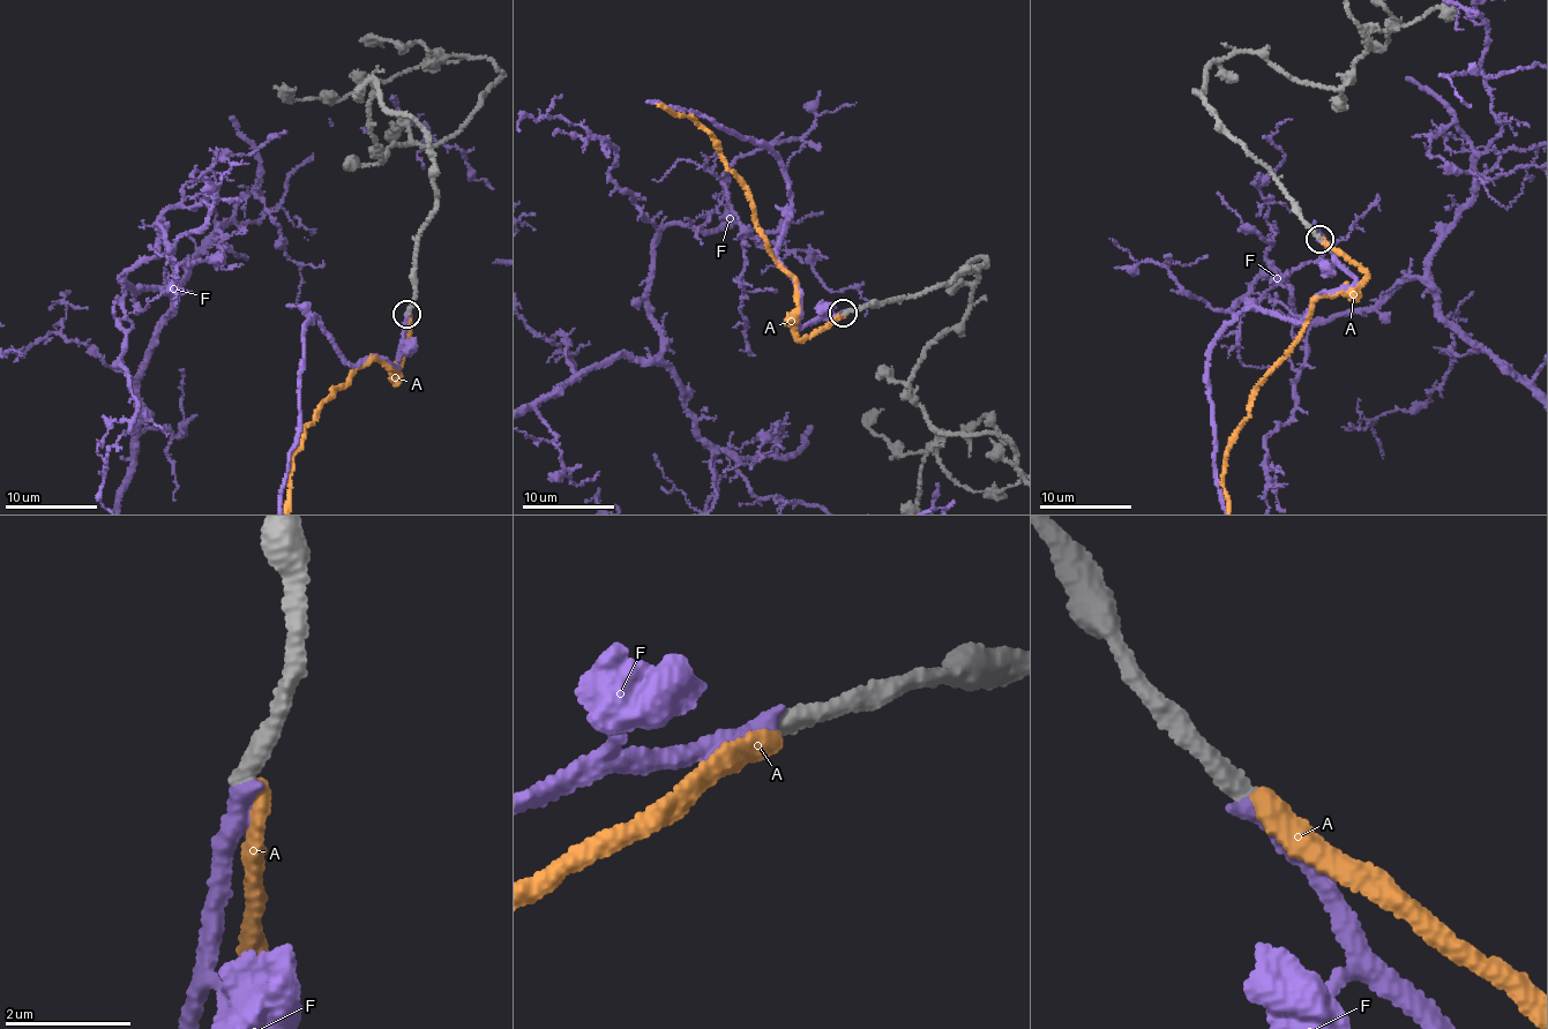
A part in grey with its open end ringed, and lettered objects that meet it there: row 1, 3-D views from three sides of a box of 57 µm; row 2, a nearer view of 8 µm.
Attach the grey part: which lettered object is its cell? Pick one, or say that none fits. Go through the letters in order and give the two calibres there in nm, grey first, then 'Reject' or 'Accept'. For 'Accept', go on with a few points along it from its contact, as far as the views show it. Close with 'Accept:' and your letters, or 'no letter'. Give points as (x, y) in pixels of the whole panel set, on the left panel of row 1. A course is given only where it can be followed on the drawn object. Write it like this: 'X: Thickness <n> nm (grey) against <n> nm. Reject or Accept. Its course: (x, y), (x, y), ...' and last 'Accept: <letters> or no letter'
A: Thickness 340 nm (grey) against 340 nm. Reject
F: Thickness 340 nm (grey) against 360 nm. Accept
Accept: F

